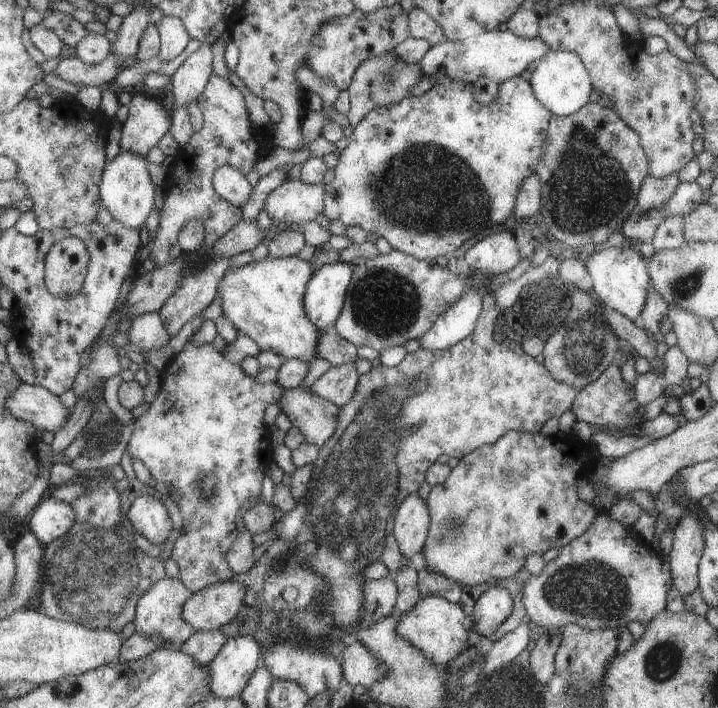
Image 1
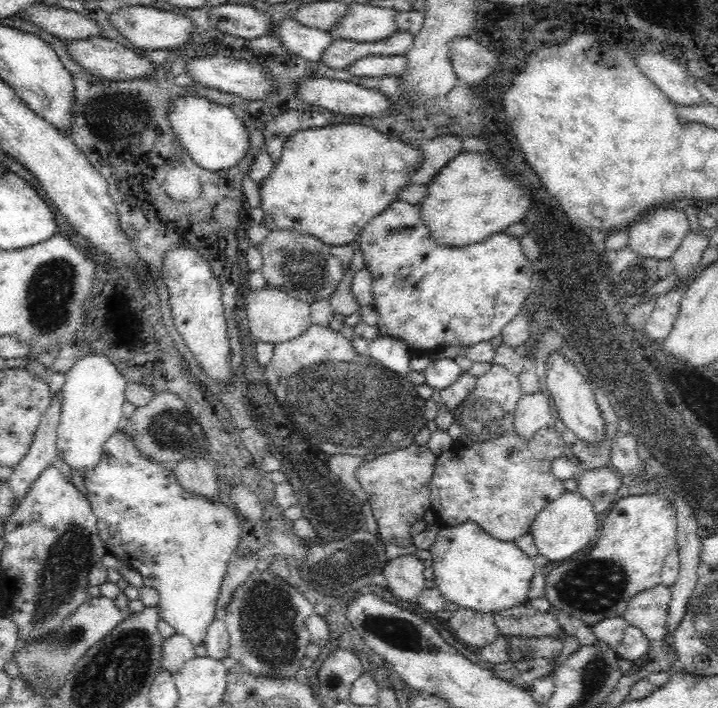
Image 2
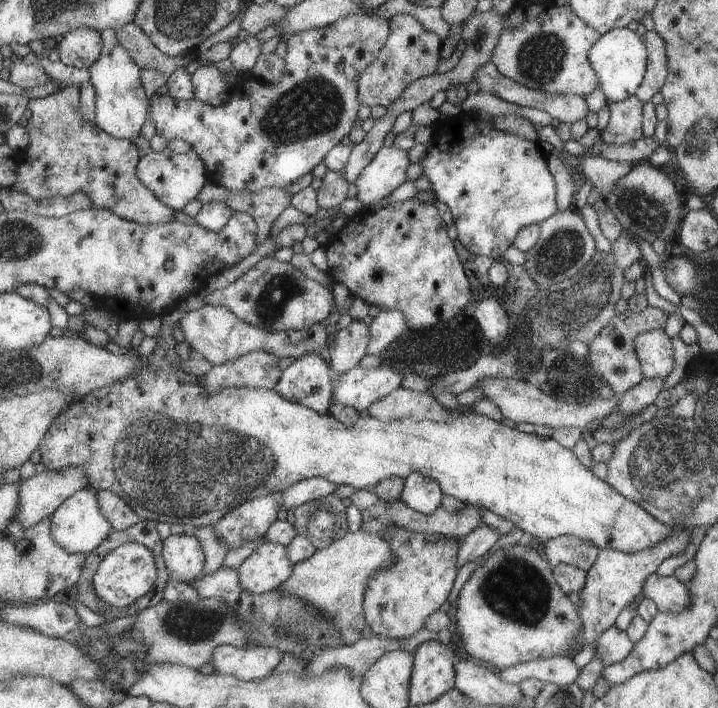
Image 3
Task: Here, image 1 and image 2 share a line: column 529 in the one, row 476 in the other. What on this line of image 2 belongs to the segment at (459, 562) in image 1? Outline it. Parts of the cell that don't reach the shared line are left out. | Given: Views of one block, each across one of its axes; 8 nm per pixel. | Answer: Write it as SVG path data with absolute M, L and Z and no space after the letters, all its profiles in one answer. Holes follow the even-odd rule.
M493 365L488 373L478 378L474 391L454 408L454 424L459 426L463 434L470 436L474 444L466 448L454 443L450 450L440 453L437 458L429 484L430 510L441 526L474 521L496 540L515 541L519 536L530 533L538 512L566 492L564 482L554 476L552 468L552 461L560 458L565 448L558 431L553 426L542 428L531 439L513 432L514 412L522 393L518 376L514 376L503 365Z

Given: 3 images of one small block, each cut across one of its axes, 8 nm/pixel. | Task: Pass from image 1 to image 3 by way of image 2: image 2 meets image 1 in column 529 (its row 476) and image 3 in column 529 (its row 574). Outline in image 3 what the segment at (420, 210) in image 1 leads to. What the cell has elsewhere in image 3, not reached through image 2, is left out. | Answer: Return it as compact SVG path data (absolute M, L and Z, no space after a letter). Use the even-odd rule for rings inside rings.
M465 109L454 117L439 118L432 125L432 137L427 143L426 152L419 157L421 162L419 163L423 167L422 176L425 176L431 183L432 192L436 197L436 200L446 204L450 210L452 216L452 223L456 226L457 236L456 238L460 244L465 247L470 253L488 256L494 260L499 260L503 251L513 244L514 238L518 234L519 229L525 228L527 225L533 225L545 221L547 217L550 217L555 211L557 211L557 205L555 200L556 186L553 180L553 176L550 175L546 165L547 151L543 150L542 145L539 142L531 142L511 133L501 132L494 129L492 125L491 116L482 116L477 114L471 109Z

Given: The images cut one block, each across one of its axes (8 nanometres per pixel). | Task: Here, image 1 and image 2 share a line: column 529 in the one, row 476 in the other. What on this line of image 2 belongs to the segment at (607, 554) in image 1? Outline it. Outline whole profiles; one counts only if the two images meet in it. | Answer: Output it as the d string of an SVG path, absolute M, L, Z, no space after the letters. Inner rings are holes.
M606 465L580 471L576 480L576 492L593 504L597 514L614 504L616 494L623 485L621 476L612 466Z

